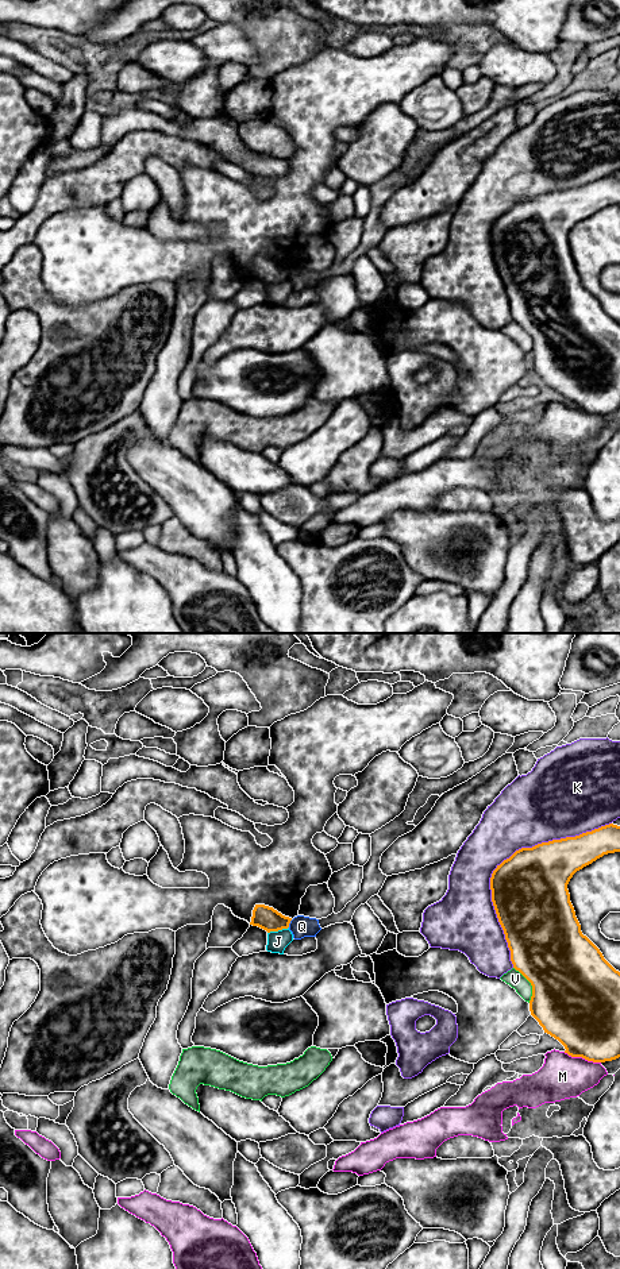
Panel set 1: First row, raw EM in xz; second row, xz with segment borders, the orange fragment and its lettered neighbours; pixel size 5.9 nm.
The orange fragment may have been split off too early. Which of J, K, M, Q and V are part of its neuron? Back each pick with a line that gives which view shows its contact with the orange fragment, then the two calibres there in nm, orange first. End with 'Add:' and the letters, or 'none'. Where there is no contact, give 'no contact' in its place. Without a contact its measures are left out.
Add: none

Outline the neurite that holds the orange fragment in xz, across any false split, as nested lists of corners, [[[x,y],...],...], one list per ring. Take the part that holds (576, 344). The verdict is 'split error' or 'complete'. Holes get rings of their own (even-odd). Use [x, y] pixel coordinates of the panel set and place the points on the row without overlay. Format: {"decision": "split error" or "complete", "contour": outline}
{"decision": "complete", "contour": [[[609,176],[575,189],[521,200],[497,217],[490,230],[492,254],[511,302],[511,313],[513,320],[532,338],[531,367],[544,385],[565,398],[565,405],[593,414],[605,414],[620,409],[620,324],[582,286],[570,254],[567,236],[577,223],[604,207],[615,204],[620,204],[620,178]]]}

